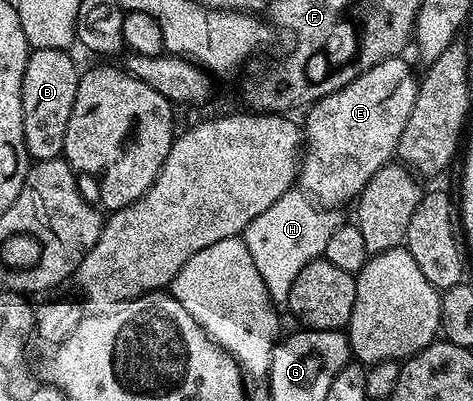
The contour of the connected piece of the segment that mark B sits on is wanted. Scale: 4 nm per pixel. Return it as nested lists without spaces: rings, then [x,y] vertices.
[[[36,48],[24,66],[22,117],[24,142],[31,161],[57,160],[63,155],[64,134],[68,130],[68,118],[72,118],[80,75],[80,68],[74,65],[70,54],[64,48]]]

